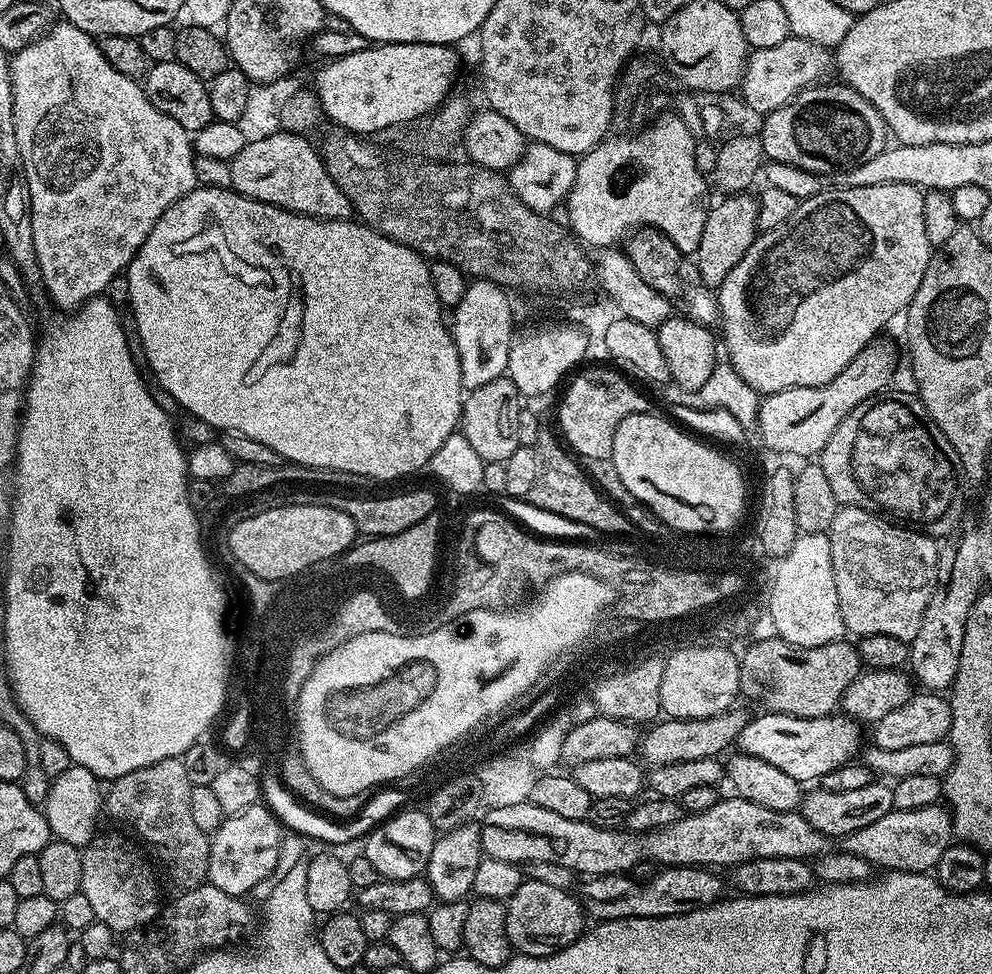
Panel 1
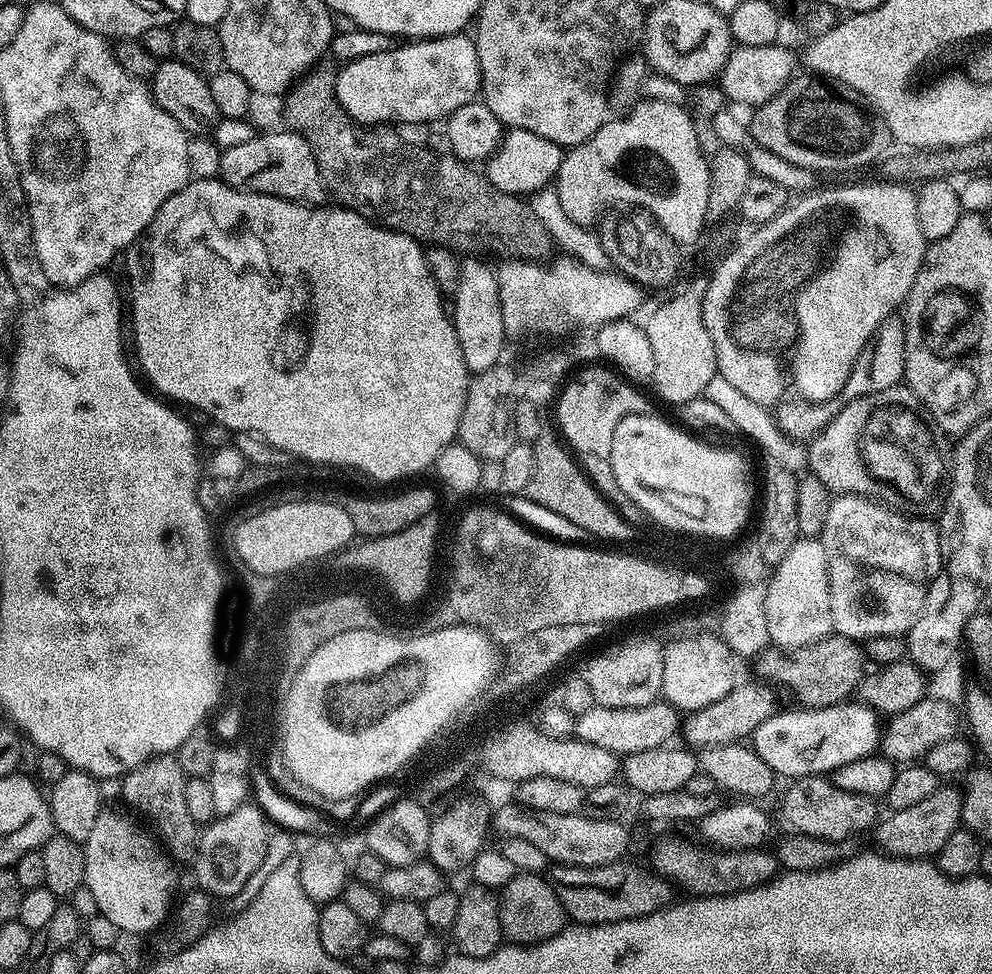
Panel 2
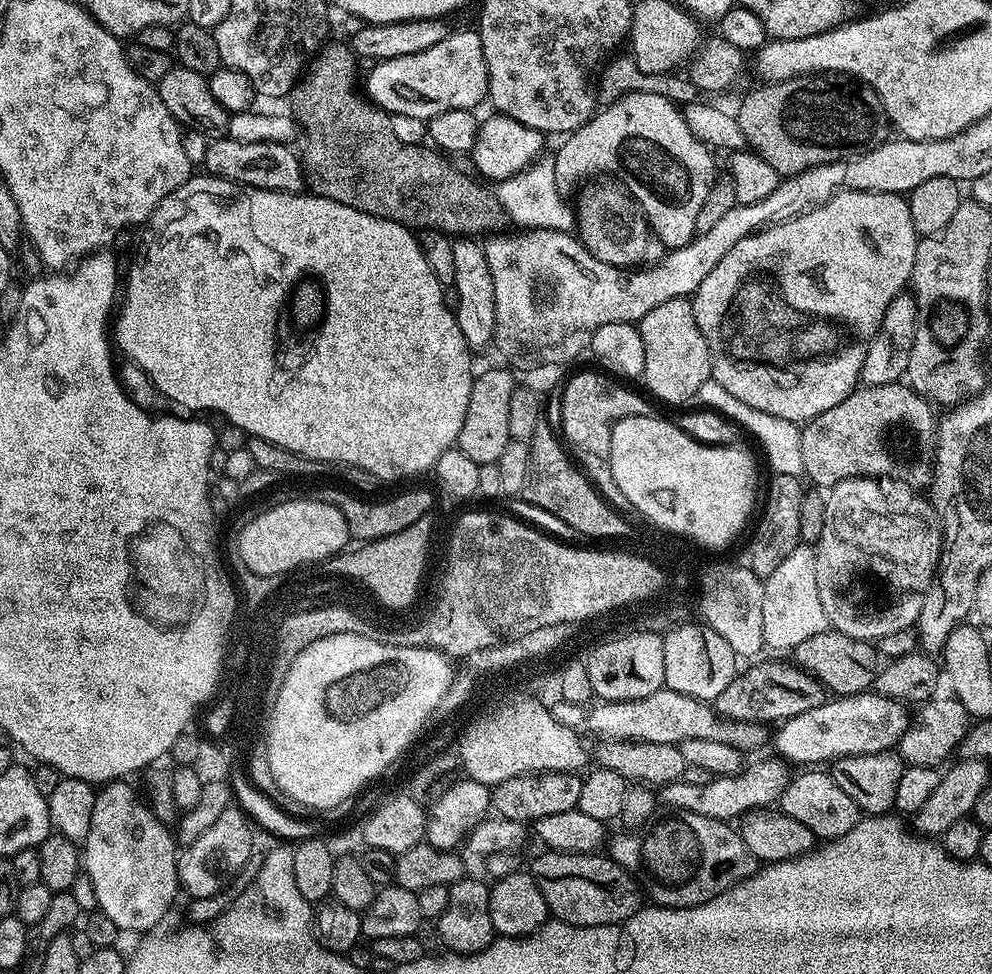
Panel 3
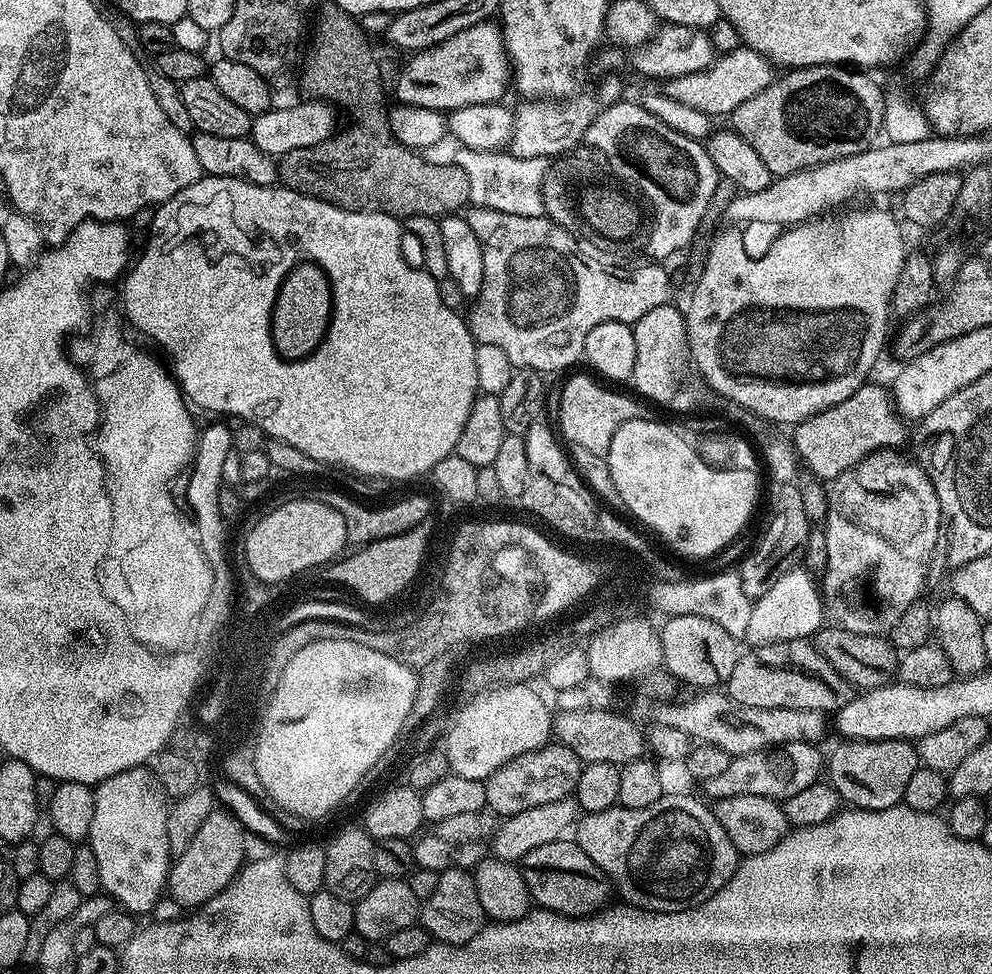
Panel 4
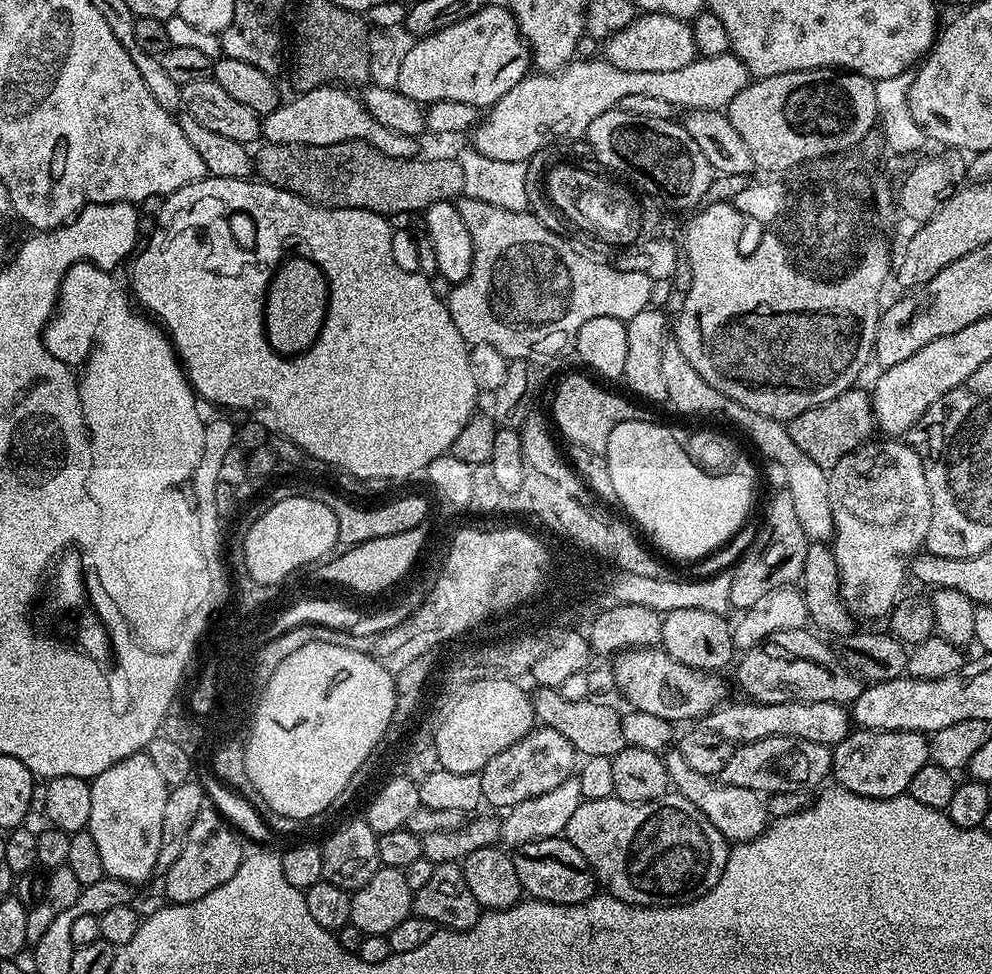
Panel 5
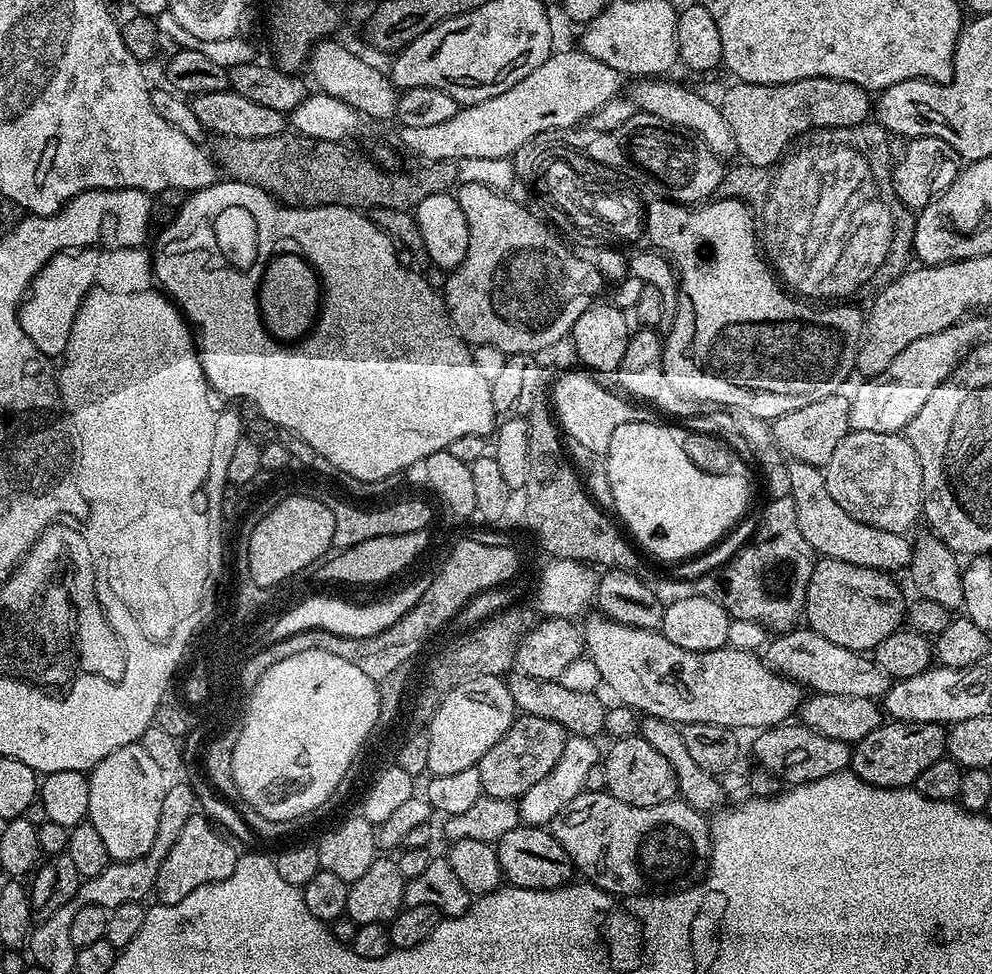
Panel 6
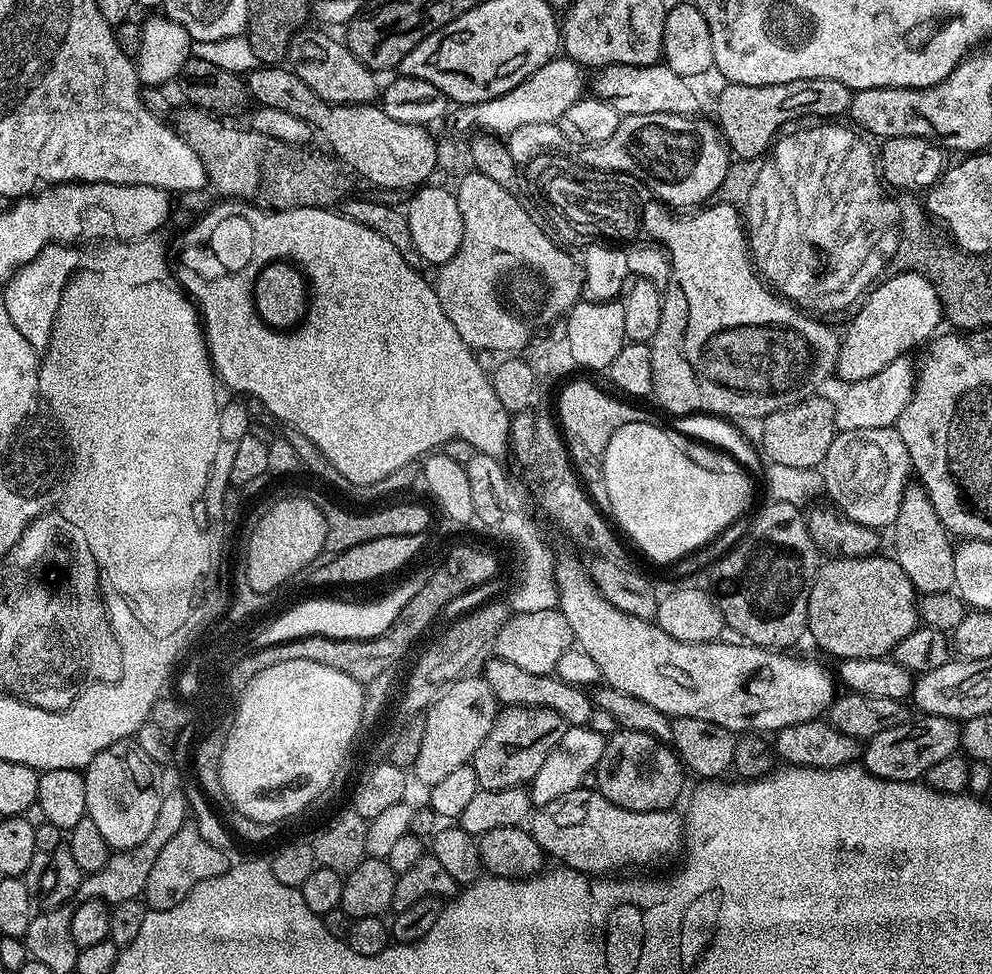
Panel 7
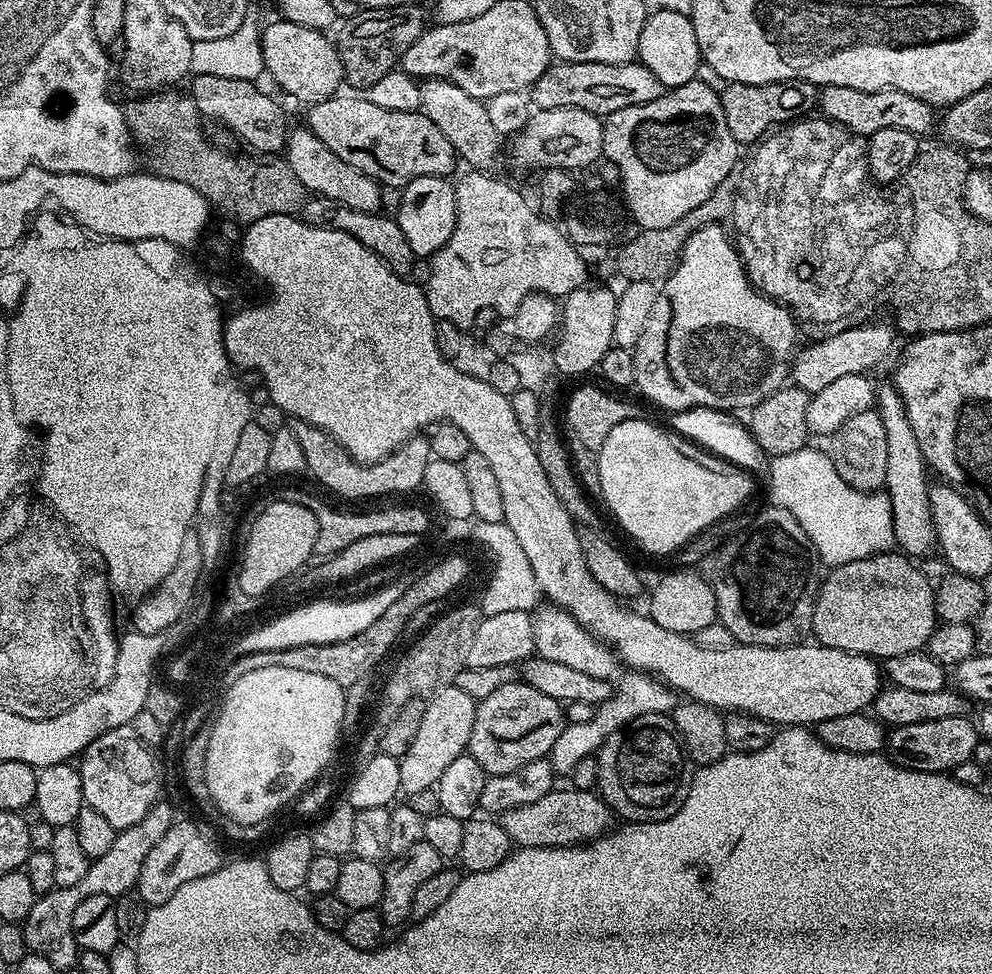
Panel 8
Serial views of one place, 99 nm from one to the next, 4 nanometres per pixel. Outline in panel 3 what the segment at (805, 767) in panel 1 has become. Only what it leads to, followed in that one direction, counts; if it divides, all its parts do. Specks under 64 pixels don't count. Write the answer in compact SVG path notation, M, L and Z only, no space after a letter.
M875 690L859 692L856 696L832 698L822 706L814 706L814 710L806 710L806 714L787 717L779 725L780 733L777 736L775 733L774 744L776 740L777 748L775 751L793 765L804 764L800 766L820 766L823 765L820 764L823 760L831 762L841 756L886 752L899 745L905 730L910 727L910 716L908 720L907 710L909 711L901 701L886 698Z

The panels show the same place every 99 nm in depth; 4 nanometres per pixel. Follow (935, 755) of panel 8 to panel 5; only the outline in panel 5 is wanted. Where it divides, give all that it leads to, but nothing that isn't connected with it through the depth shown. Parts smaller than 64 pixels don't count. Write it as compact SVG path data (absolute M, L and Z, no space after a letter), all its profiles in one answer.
M860 726L849 732L846 738L842 738L842 742L838 742L832 748L830 776L839 787L850 790L854 794L875 800L885 800L905 795L914 774L918 774L918 770L922 770L922 766L926 766L929 762L930 740L925 733L914 730L882 730L879 732L873 728Z

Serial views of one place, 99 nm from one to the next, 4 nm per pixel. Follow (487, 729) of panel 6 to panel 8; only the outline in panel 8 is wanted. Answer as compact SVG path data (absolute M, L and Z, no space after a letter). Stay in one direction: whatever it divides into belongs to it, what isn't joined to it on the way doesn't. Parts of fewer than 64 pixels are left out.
M455 687L437 696L431 708L424 709L418 735L414 737L414 742L410 742L410 750L399 757L401 793L411 797L418 794L418 790L435 788L446 766L450 766L454 758L467 753L470 734L474 730L477 703L477 700L470 698L470 694L466 694L466 690Z

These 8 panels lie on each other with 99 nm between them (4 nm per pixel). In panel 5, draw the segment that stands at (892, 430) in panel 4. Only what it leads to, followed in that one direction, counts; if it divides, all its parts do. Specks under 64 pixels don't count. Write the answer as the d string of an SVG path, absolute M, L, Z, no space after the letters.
M860 386L847 388L838 398L830 398L830 402L822 402L810 410L802 410L794 419L787 421L790 438L794 438L806 455L818 466L831 469L846 454L850 454L873 435L874 417L872 414L872 398Z

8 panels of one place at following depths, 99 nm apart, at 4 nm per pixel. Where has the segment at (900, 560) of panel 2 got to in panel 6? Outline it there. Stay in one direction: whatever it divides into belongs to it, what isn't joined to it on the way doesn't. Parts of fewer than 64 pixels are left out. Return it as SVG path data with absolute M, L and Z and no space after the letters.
M850 430L846 438L838 442L823 470L830 498L834 498L846 514L858 518L858 522L866 522L882 530L907 533L908 527L916 519L921 519L924 503L922 470L918 466L918 454L914 454L914 446L910 446L907 435Z

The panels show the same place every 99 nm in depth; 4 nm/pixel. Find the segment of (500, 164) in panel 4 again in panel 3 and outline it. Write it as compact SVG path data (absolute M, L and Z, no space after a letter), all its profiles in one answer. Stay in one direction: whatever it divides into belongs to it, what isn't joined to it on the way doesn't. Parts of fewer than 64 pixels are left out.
M541 155L532 161L527 168L510 178L499 181L494 188L494 197L500 204L500 209L504 211L505 217L509 221L513 220L513 225L521 229L541 228L542 230L554 230L555 232L572 232L574 228L574 208L571 203L558 190L558 182L554 182L554 162L552 156Z

